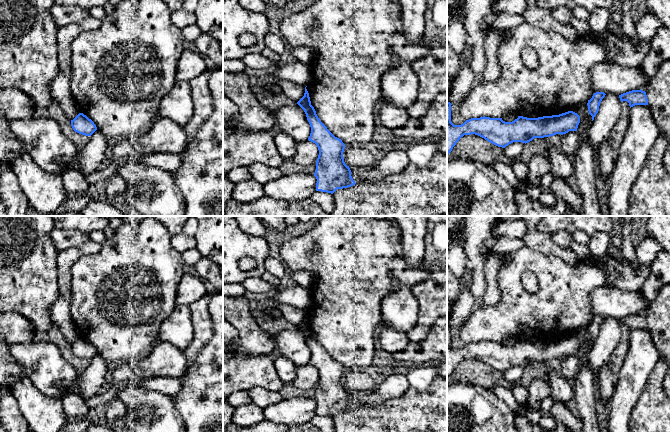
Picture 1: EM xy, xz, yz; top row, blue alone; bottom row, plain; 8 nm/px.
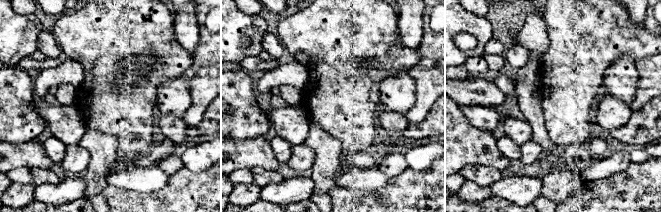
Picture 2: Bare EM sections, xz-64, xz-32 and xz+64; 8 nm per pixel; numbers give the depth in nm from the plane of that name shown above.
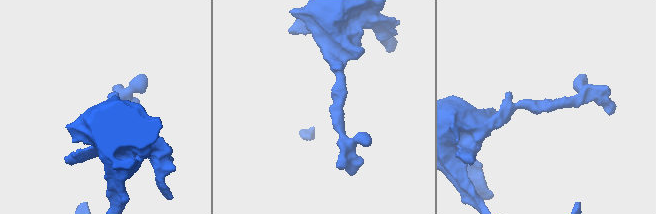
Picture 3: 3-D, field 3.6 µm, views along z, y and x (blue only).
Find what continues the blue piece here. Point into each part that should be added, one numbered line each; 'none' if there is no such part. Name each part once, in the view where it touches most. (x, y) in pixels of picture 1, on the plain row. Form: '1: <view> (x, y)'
none

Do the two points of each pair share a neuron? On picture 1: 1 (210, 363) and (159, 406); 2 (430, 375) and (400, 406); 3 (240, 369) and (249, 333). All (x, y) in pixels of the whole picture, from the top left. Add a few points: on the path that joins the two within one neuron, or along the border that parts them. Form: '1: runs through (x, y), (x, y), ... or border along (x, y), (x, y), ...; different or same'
1: border along (171, 398), (174, 407), (182, 419); different
2: border along (436, 378), (424, 389), (410, 387); different
3: border along (233, 350), (243, 356), (266, 355); different

